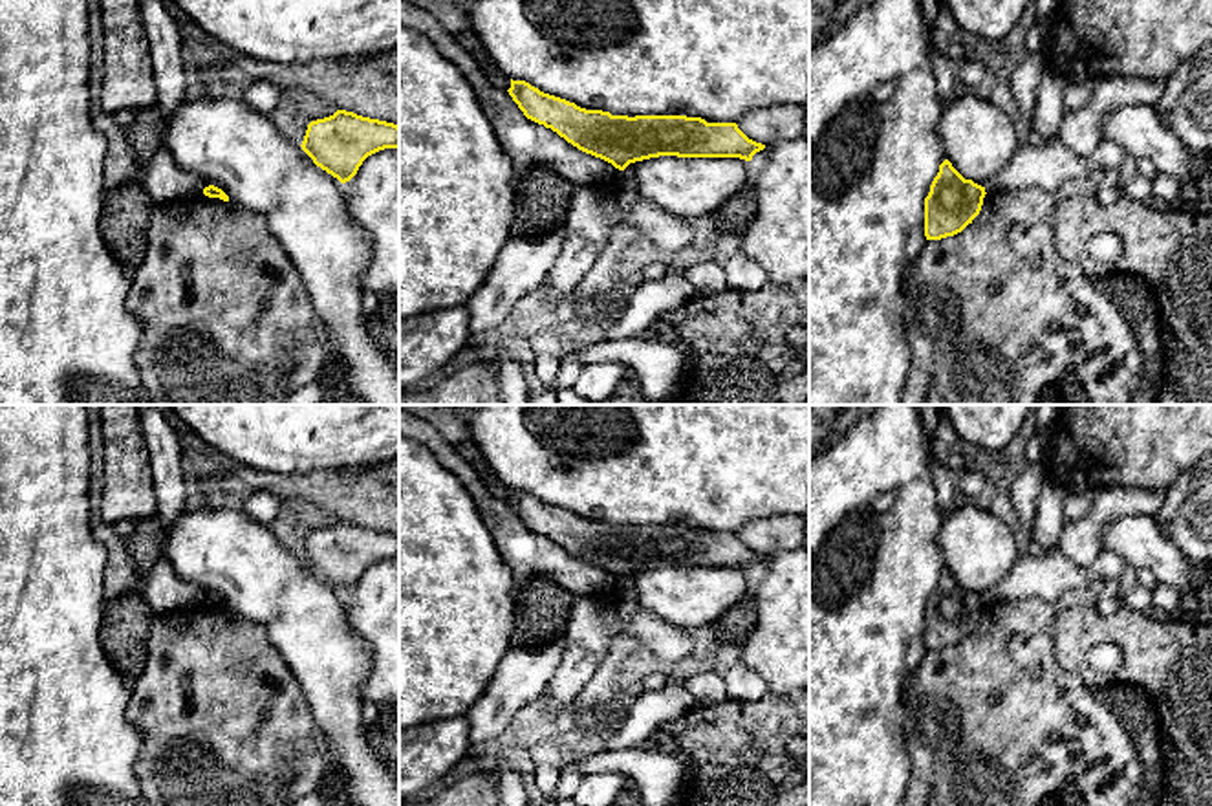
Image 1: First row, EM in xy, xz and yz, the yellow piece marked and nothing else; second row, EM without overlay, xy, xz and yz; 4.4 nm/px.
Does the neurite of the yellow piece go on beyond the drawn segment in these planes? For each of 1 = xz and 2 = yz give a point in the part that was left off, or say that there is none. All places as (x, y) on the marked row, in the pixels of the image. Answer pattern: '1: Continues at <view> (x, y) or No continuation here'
1: No continuation here
2: No continuation here

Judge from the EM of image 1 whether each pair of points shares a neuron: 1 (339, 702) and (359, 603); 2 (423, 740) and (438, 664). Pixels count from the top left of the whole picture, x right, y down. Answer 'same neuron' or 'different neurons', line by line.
1: different neurons
2: different neurons

